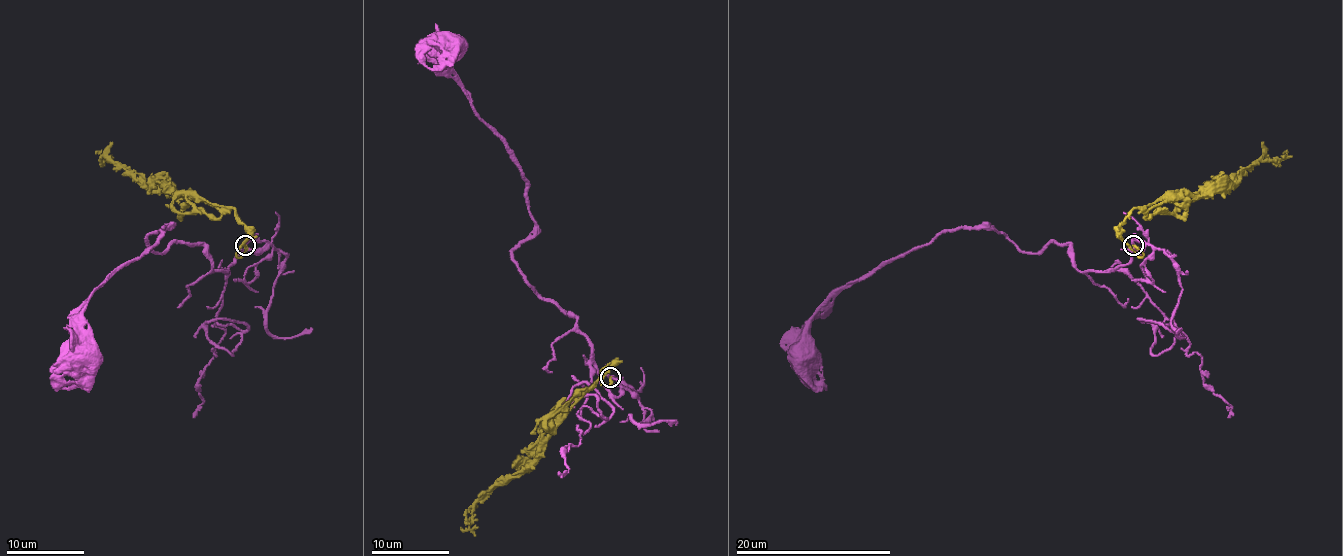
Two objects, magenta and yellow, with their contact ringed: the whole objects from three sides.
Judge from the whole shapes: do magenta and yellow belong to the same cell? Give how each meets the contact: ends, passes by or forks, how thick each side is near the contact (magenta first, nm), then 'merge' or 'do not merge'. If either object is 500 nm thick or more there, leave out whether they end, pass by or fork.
magenta ends there; yellow ends there; 260 nm thick on the magenta side, 240 nm on the other; merge

